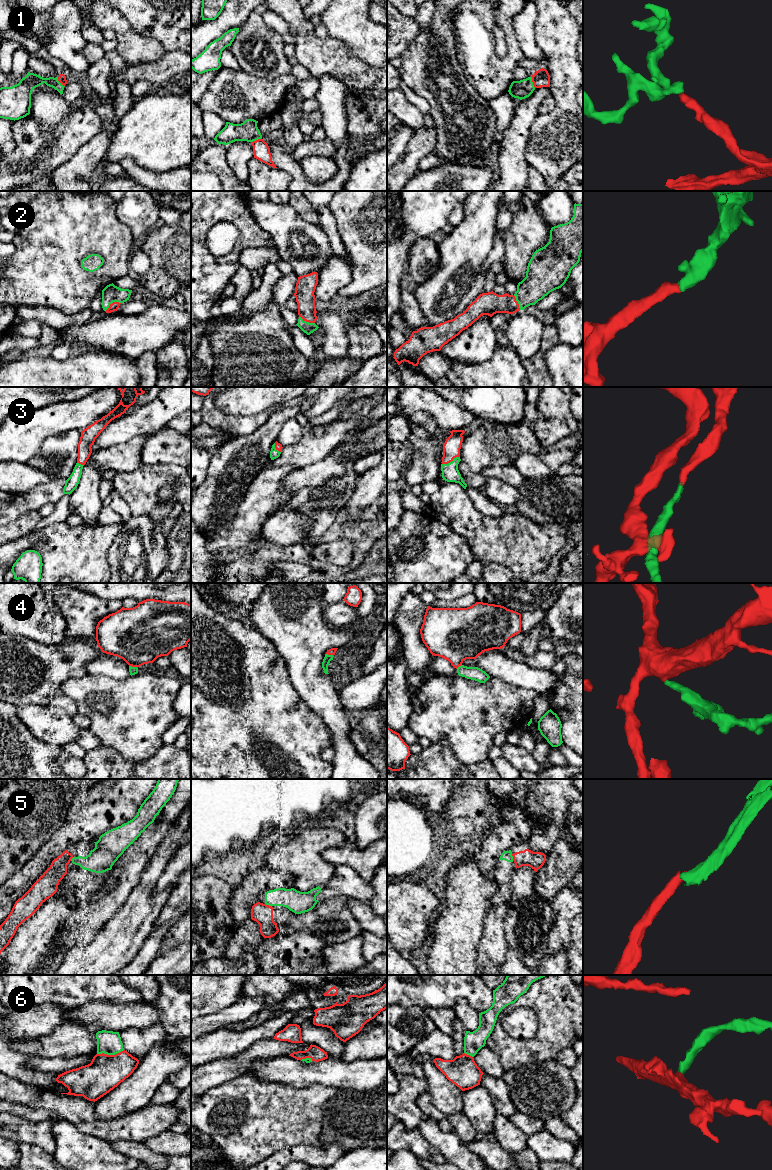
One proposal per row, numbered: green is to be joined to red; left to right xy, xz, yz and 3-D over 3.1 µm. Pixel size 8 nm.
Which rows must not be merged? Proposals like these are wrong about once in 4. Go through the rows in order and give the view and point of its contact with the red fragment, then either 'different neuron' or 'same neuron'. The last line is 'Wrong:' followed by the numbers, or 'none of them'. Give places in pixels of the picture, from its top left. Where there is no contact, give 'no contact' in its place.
1: xz (256, 140) | same neuron
2: xy (112, 303) | same neuron
3: yz (450, 461) | same neuron
4: xy (133, 666) | same neuron
5: yz (513, 857) | different neuron
6: xy (110, 1055) | same neuron
Wrong: 5

